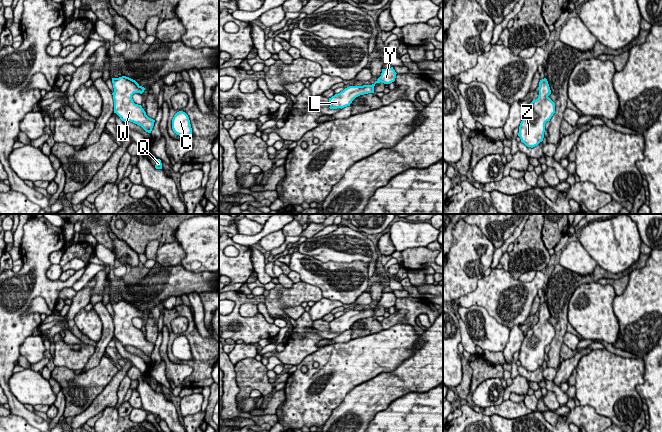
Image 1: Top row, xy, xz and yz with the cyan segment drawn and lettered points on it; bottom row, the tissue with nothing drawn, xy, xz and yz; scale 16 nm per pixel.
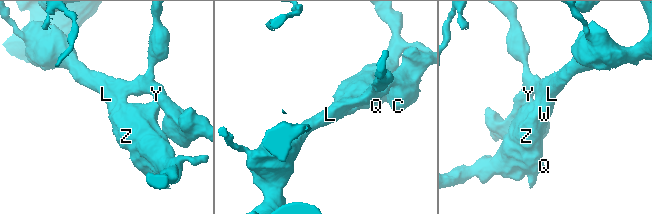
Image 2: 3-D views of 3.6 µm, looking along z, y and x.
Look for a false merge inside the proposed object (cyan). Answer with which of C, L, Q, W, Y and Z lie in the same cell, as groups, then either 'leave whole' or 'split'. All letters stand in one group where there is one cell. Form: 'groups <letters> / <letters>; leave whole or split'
groups C L Q W Y Z; leave whole

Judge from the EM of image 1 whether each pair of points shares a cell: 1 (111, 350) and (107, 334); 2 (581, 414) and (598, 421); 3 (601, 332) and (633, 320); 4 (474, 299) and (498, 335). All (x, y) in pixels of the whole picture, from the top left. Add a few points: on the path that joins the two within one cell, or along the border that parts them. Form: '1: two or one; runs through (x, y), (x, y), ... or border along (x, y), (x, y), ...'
1: two; border along (112, 338), (105, 350)
2: one; runs through (585, 417), (594, 421)
3: two; border along (612, 302), (619, 326), (617, 340), (614, 343)
4: two; border along (465, 307), (482, 306), (496, 320)

